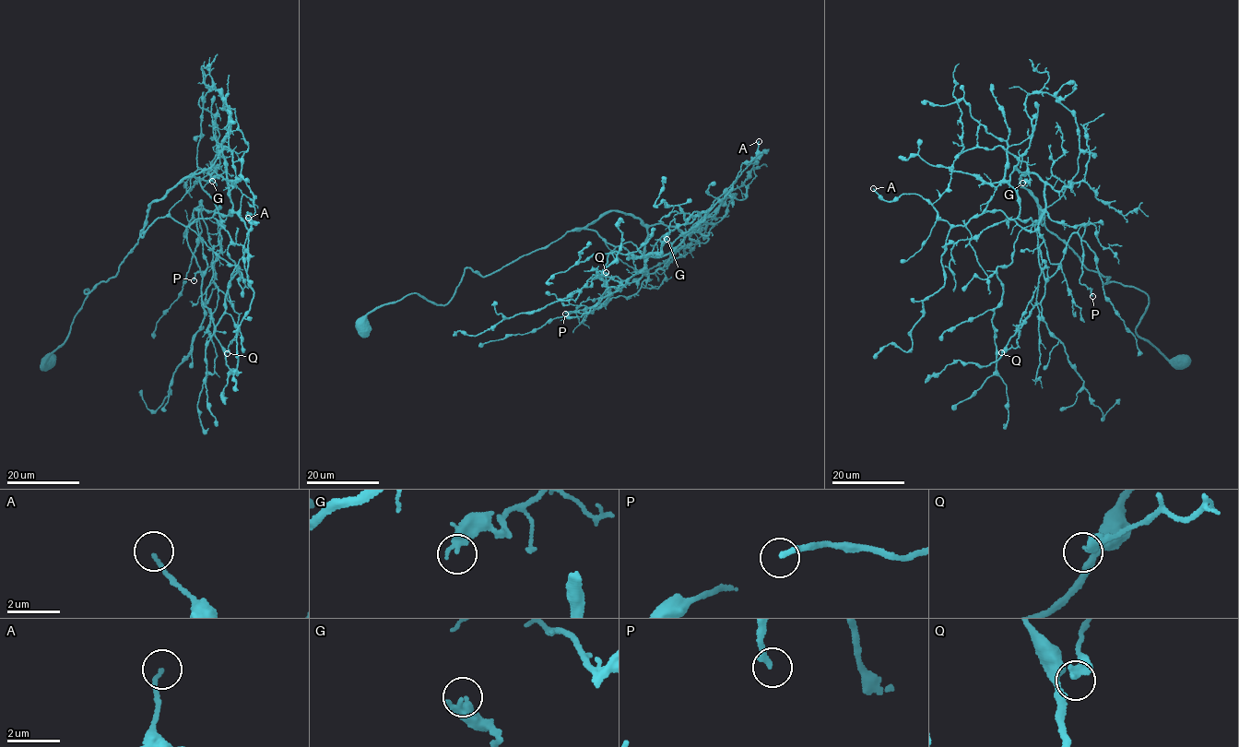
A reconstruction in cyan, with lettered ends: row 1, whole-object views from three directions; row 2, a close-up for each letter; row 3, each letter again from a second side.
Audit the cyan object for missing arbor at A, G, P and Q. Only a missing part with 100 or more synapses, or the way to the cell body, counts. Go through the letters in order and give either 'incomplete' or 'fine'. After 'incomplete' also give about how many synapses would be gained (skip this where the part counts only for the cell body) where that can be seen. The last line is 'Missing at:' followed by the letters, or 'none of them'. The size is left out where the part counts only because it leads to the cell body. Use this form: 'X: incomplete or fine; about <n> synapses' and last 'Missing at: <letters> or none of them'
A: fine
G: fine
P: fine
Q: fine
Missing at: none of them

